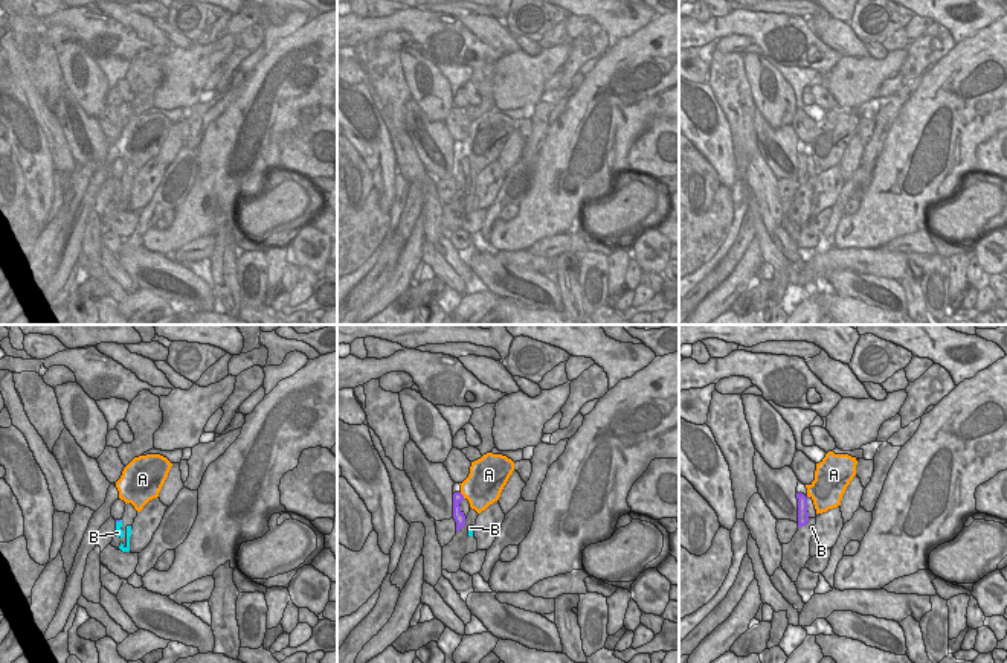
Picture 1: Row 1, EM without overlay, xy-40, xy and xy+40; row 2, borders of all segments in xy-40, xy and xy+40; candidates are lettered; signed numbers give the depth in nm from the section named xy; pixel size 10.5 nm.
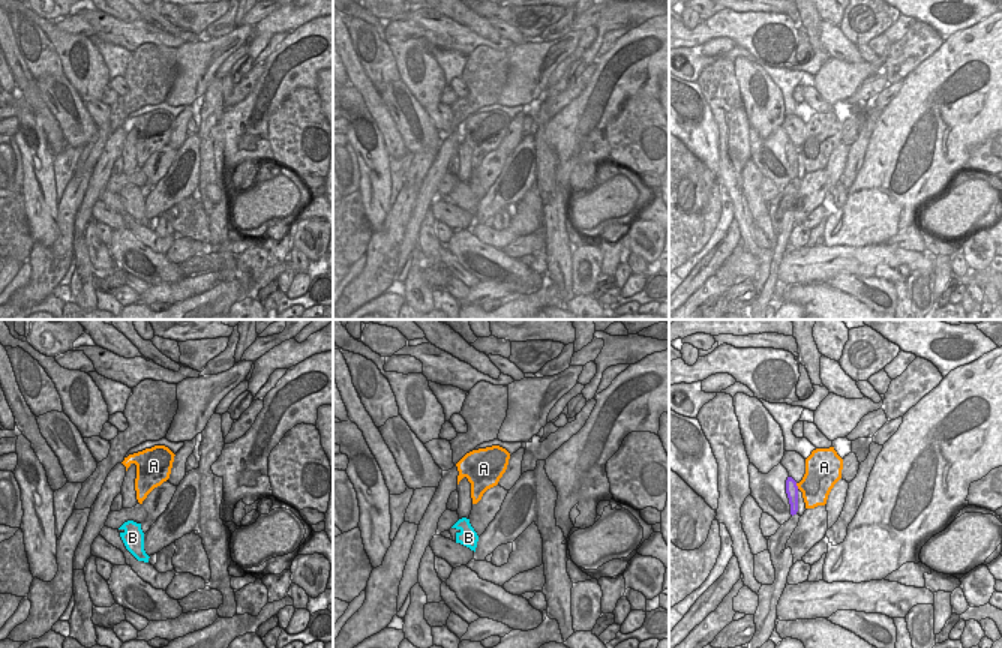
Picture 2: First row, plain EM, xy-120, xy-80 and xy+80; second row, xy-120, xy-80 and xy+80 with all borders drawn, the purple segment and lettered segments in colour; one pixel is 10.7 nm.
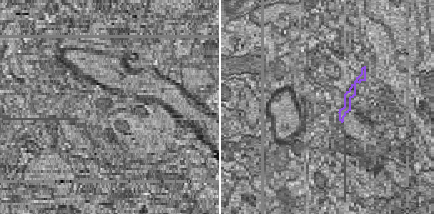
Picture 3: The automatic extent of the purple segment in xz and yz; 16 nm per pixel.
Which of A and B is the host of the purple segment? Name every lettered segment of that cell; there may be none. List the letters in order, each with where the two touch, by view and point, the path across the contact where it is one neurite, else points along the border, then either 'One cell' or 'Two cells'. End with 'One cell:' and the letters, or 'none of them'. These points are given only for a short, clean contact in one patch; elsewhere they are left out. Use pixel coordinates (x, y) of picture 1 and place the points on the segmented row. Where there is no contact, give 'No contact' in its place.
A: Touches purple at xy (463, 496). Boundary: xy (460, 493), (464, 497). Two cells
B: Touches purple at xy-40 (118, 520). Path across: xy-40 (116, 520), (118, 520), (118, 532). One cell
One cell: B

